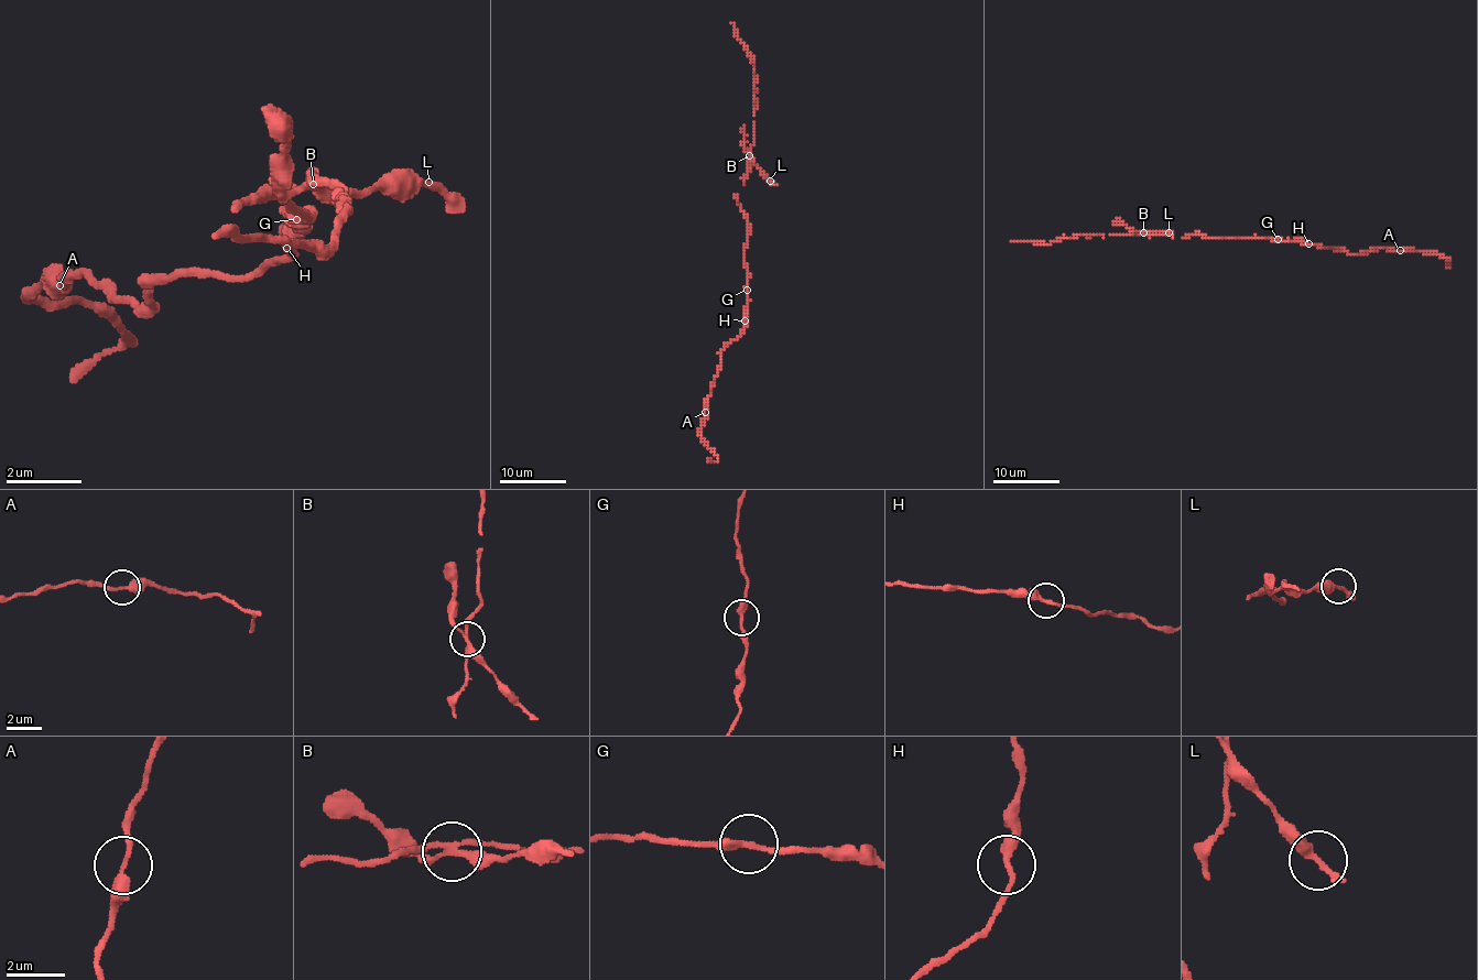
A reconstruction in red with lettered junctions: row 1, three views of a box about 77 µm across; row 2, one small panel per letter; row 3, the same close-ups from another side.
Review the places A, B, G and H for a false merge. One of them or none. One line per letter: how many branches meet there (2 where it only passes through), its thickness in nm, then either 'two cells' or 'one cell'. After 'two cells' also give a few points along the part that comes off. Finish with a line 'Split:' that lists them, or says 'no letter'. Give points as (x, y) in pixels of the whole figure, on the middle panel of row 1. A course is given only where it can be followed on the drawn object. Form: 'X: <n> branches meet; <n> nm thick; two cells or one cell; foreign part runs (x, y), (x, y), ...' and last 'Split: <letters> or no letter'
A: 2 branches meet; 280 nm thick; one cell
B: 4 branches meet; 240 nm thick; two cells; foreign part runs (750, 155), (776, 185)
G: 2 branches meet; 280 nm thick; one cell
H: 2 branches meet; 300 nm thick; one cell
Split: B

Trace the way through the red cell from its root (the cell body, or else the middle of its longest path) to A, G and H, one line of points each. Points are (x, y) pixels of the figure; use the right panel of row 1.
A: (1238, 237), (1302, 240), (1308, 246), (1350, 253), (1380, 249), (1400, 250)
G: (1238, 237), (1278, 239)
H: (1238, 237), (1308, 243)

